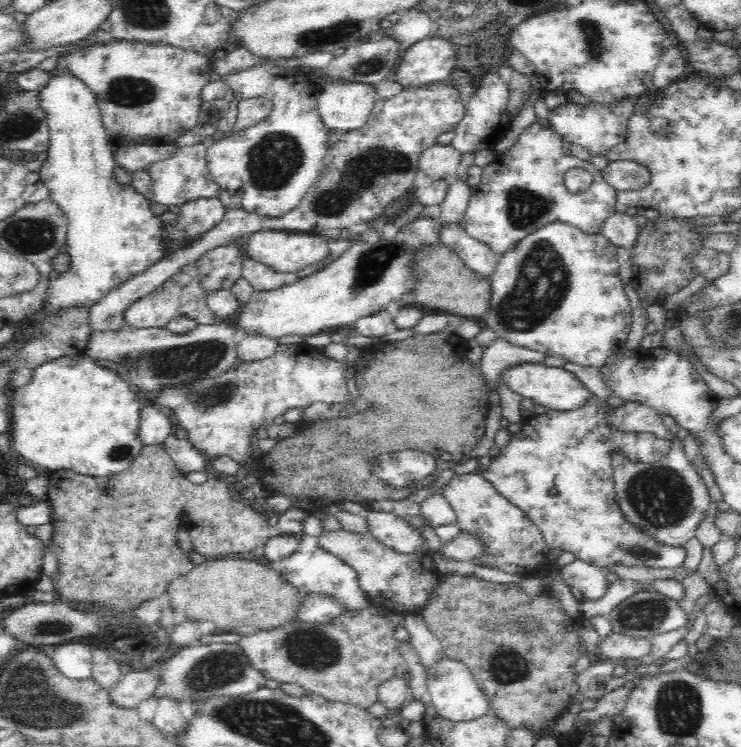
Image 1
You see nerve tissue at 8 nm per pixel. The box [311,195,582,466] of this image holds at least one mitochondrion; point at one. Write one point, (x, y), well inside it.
(543, 281)

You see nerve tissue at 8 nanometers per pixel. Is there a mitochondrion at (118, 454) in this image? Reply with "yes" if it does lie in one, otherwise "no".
yes

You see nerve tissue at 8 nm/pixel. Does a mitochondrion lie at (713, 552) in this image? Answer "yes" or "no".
no

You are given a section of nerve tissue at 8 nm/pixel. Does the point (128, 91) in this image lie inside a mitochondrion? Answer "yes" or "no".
yes

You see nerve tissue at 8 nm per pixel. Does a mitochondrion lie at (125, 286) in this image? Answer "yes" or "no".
no

